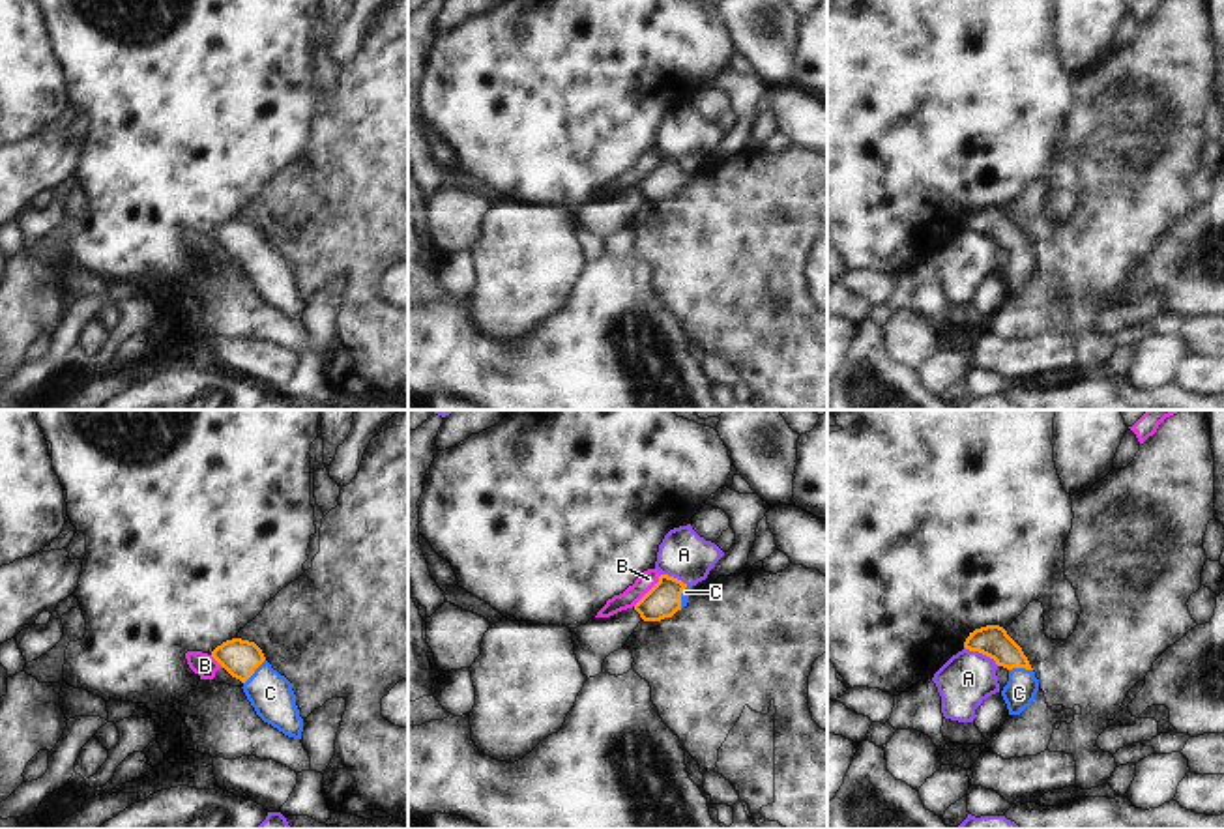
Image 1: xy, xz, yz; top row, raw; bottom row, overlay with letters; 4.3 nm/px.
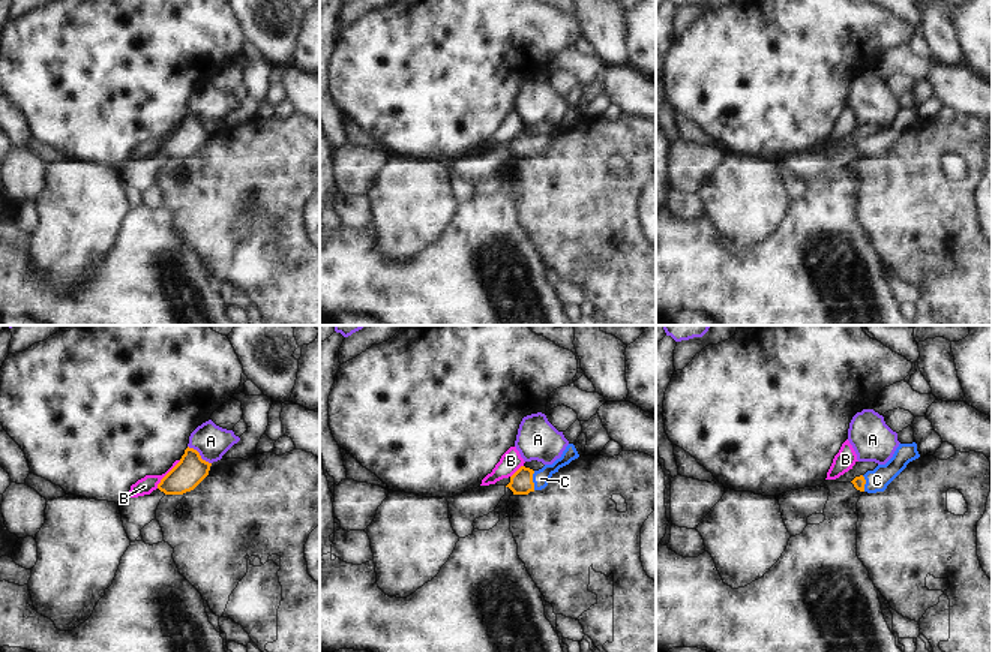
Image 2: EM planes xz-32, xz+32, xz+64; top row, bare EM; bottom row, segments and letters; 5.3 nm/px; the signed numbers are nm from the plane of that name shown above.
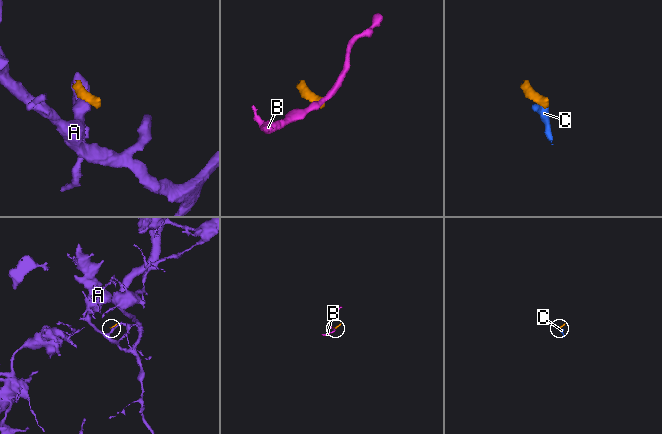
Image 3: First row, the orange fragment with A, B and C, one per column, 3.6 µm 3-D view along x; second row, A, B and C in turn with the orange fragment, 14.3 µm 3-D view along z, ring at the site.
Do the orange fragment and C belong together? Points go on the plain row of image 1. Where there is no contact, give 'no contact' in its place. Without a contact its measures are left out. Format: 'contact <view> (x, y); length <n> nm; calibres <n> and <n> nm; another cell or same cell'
contact xy (253, 253); length 140 nm; calibres 160 and 190 nm; same cell

